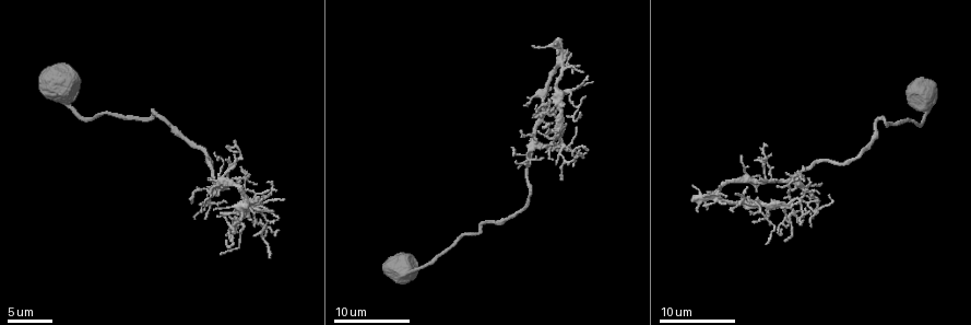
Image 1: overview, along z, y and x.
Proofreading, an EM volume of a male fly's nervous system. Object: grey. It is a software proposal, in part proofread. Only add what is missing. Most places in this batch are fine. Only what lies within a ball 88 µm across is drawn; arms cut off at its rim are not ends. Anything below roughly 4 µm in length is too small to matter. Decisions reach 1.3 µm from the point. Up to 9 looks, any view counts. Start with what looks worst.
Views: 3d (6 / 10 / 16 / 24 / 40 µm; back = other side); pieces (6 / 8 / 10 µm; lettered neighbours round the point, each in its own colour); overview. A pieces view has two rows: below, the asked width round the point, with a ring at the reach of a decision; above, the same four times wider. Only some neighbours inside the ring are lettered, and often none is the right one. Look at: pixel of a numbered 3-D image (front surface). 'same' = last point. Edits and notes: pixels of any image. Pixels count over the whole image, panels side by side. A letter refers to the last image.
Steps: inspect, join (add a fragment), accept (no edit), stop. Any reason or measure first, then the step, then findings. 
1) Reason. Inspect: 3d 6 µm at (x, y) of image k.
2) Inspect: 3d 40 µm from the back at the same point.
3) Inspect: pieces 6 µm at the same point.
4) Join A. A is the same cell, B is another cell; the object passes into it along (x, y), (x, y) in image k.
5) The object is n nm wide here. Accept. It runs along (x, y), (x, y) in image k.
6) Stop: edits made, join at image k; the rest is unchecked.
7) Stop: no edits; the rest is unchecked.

Free end. Inspect: 3d 10 µm at (229, 149) of image 1.

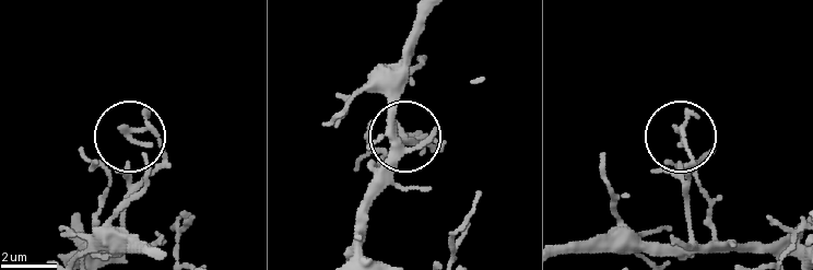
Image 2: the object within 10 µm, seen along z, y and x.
Inspect: pieces 8 µm at (120, 127) of image 2.

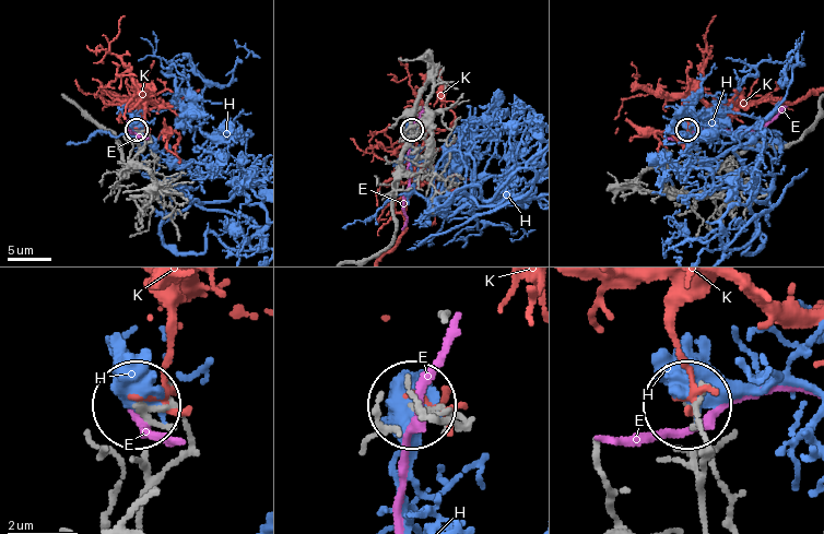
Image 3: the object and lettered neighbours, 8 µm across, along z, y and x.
The object is 160 nm wide here. Accept. E, H and K are other cells; none of them fits.

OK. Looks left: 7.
Free end. Inspect: pieces 8 µm at (541, 107) of image 1.

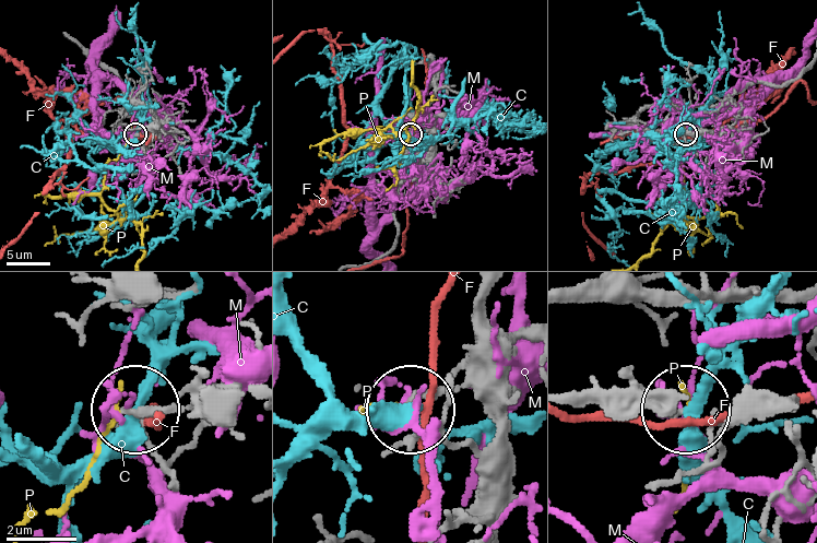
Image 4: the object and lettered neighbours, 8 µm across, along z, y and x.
Accept. C, F, M and P are other cells; it runs along (208, 396), (134, 411) in image 4; none of them fits.

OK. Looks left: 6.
Tapers out. Inspect: pieces 6 µm at (829, 195) of image 1.

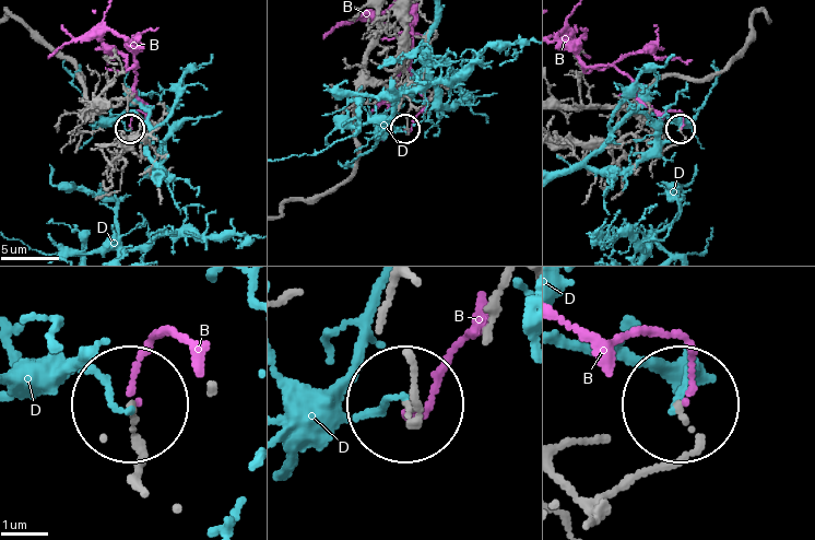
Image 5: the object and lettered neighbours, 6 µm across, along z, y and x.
Accept. B and D are other cells; it runs along (143, 493), (128, 407) in image 5; no lettered fragment goes on from it.

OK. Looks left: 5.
Branch stops here. Inspect: pieces 6 µm at (268, 180) of image 1.

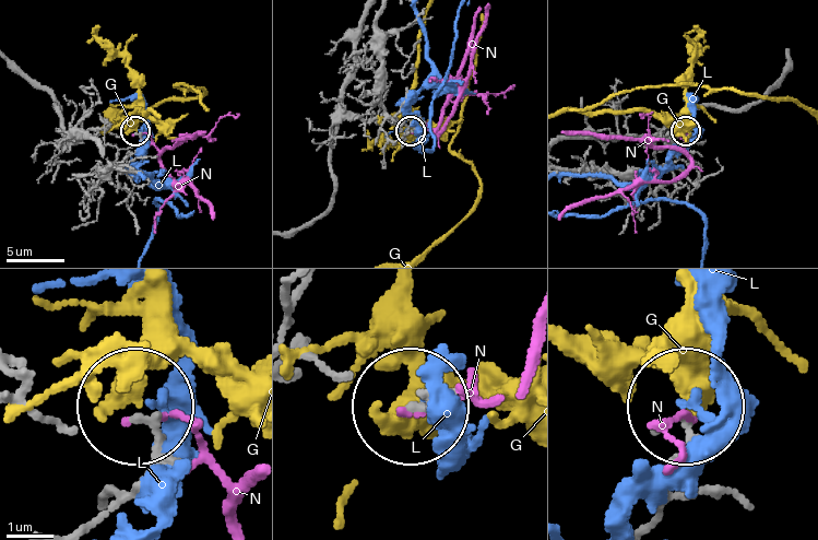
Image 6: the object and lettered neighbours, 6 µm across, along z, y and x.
The object is 180 nm wide here. Accept. G, L and N are other cells; it runs along (96, 516), (152, 458), (135, 414) in image 6; no lettered fragment goes on from it.

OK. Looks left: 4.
Stop: no edits; the rest is unchecked.

